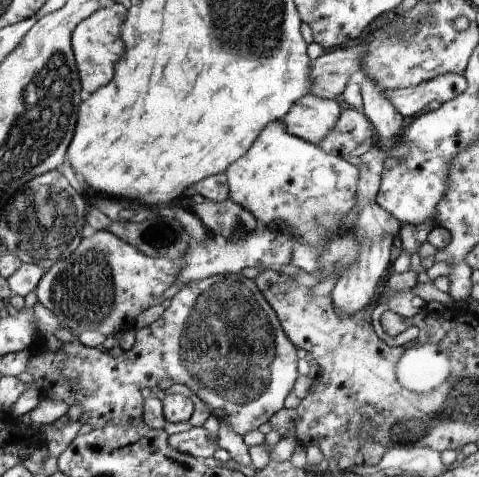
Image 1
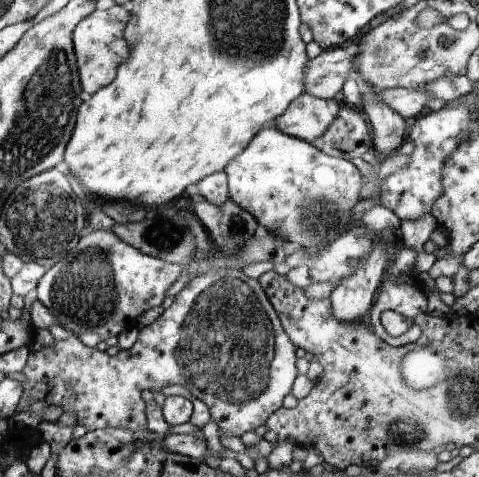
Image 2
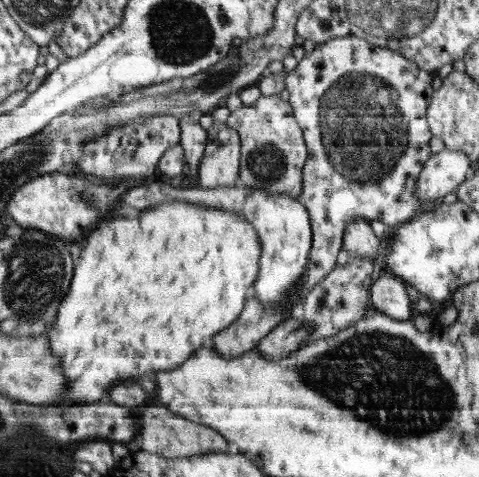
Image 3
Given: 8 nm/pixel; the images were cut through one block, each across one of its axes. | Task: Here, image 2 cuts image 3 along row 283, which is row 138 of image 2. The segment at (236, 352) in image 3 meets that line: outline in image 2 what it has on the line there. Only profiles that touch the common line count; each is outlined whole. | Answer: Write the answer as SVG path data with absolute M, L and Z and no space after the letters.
M303 94L289 106L287 114L269 126L279 126L279 130L287 136L315 144L319 138L323 138L323 134L327 134L327 130L331 130L335 118L339 118L339 110L341 106L337 106L335 100L319 100L315 96Z

